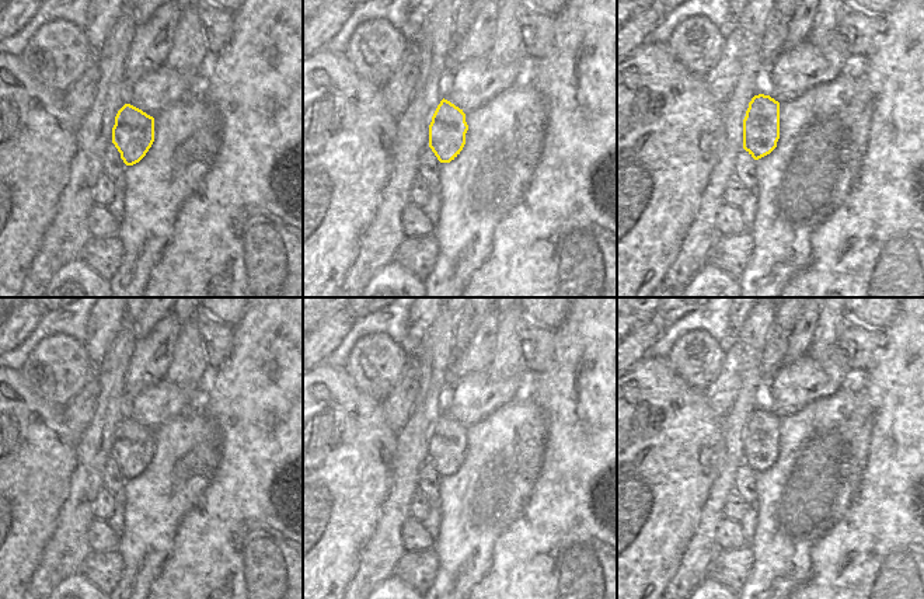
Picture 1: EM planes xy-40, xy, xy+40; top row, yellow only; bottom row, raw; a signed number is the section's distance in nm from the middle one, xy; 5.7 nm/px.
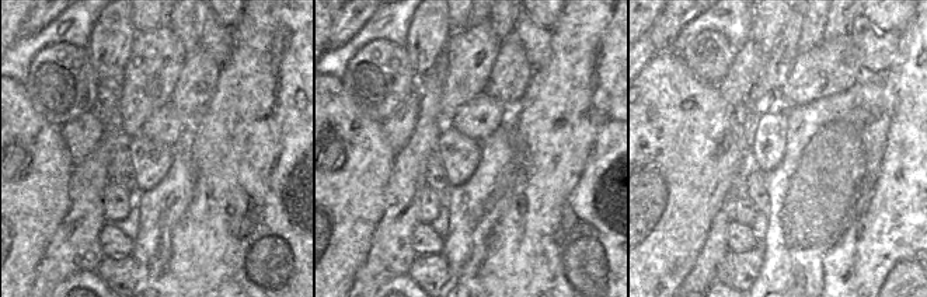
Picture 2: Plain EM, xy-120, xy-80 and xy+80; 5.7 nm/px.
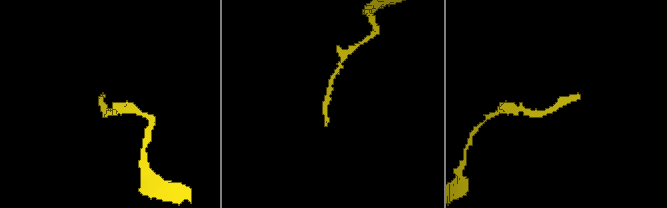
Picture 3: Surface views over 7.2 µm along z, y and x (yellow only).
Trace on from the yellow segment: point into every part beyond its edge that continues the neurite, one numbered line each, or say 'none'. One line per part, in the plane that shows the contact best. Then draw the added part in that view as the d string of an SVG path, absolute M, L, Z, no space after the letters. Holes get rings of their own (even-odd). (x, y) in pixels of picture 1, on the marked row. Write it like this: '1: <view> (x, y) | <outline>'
none

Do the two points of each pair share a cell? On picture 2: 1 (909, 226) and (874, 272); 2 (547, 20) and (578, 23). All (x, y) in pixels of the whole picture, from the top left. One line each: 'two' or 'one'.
1: one
2: two

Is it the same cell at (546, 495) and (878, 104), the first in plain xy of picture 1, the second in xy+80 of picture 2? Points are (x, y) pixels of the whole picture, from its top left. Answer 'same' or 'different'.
different

